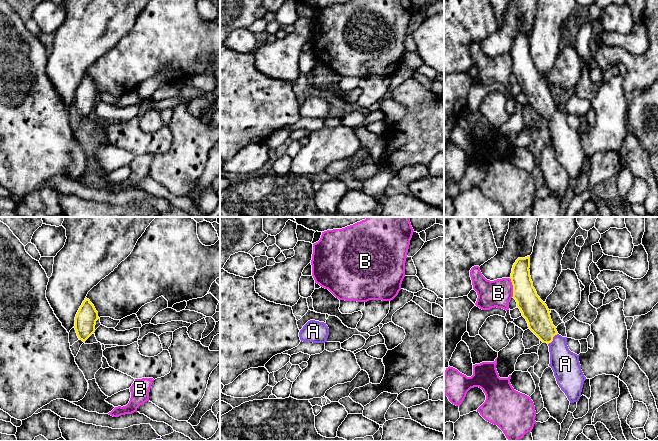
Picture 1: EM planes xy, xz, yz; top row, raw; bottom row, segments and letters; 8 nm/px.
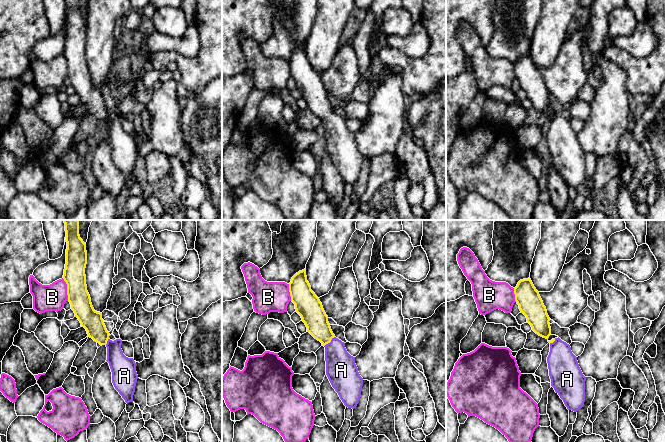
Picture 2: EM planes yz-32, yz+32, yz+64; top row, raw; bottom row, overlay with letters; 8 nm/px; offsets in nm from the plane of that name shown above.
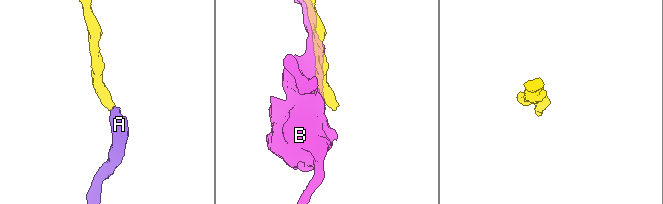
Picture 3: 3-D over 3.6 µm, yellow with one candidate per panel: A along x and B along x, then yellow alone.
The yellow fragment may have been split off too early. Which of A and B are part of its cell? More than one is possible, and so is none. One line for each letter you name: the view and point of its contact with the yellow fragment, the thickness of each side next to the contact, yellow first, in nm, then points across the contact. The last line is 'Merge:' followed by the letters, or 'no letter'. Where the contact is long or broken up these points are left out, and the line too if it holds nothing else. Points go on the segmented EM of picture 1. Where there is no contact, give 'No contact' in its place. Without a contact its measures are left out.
A: Touches yellow at yz (552, 339). Thickness 200 nm (yellow) against 220 nm. Path across: yz (536, 313), (540, 324), (552, 339), (557, 344), (565, 364)
Merge: A

